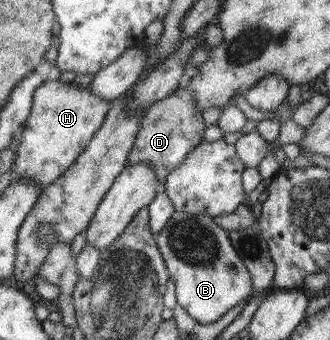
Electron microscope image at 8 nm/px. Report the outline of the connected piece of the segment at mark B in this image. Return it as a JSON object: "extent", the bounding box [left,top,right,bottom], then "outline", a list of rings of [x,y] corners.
{"extent":[156,211,253,324],"outline":[[[176,211],[168,224],[158,233],[156,243],[169,270],[169,277],[176,286],[177,304],[185,308],[194,320],[202,324],[216,322],[234,305],[241,300],[249,300],[253,295],[252,277],[249,270],[232,247],[228,231],[218,226],[211,216]]]}

